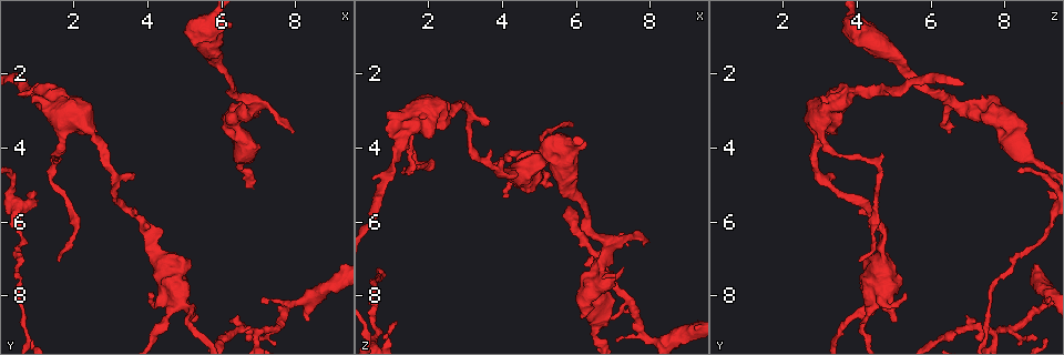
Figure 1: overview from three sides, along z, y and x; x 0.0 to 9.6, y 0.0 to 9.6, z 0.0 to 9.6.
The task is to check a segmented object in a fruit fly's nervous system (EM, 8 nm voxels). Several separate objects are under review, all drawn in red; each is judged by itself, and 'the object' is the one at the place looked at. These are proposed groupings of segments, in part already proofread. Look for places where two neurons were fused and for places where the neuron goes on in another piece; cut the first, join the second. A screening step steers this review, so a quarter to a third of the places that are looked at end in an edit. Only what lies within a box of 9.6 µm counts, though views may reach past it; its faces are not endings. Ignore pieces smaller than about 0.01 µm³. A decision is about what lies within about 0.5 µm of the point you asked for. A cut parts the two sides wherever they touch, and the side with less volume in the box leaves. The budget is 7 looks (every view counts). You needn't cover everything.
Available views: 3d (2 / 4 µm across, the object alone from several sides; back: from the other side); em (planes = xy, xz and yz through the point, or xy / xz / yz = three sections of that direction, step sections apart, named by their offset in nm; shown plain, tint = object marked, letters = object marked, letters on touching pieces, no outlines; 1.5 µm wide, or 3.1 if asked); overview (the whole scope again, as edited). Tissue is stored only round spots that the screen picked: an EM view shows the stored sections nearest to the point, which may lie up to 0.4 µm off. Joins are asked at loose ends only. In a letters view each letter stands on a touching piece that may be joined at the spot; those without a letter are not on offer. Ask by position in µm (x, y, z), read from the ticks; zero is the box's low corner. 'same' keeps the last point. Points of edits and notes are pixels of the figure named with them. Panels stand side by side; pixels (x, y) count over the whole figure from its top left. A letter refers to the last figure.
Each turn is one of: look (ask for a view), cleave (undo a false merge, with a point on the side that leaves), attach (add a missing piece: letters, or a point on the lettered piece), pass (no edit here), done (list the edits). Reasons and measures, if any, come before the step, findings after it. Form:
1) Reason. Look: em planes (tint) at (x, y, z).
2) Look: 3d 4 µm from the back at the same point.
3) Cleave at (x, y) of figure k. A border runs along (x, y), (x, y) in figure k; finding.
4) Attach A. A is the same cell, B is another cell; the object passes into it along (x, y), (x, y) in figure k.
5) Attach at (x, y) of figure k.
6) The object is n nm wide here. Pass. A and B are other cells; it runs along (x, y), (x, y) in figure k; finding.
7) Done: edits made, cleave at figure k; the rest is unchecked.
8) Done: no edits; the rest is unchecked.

Thick turns thin. Look: em 3.1 µm xz step 8 (tint) at (2.55, 3.70, 2.85).

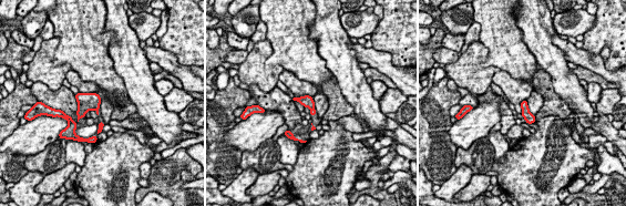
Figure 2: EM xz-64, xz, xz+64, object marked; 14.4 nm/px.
Another direction. Look: em 3.1 µm planes (letters) at the same point.

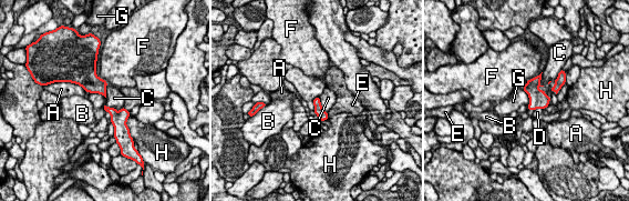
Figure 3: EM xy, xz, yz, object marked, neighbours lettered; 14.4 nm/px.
Pass. A, B, C, D, E, F, G and H are other cells; a border runs along (522, 89), (527, 93), (528, 104) in figure 3; continuous, no second neuron.

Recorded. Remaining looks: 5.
Look: em planes (letters) at (7.10, 8.90, 7.75).

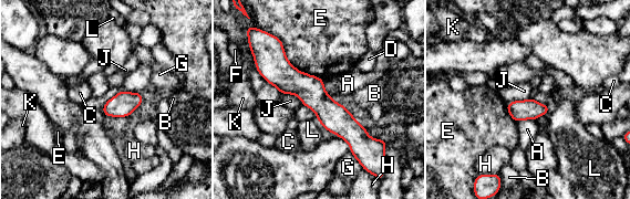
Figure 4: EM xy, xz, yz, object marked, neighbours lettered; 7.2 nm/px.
Pass. A, B, C, D, E, F, G, H, J, K and L are other cells; a border runs along (532, 96), (510, 101), (506, 105) in figure 4; one neuron here.

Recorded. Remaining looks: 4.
Thick turns thin. Look: em planes (letters) at (6.35, 3.20, 7.50).

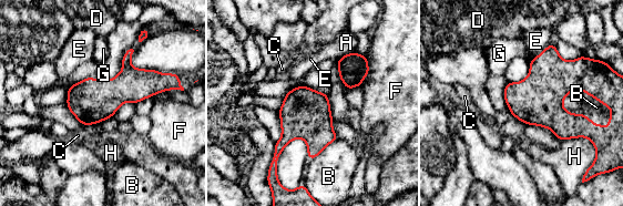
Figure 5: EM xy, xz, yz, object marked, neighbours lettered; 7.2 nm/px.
Pass. A, B, C, D, E, F, G and H are other cells; a border runs along (550, 42), (533, 58) in figure 5; all the same neuron.

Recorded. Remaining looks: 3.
Done: no edits; the rest is unchecked.

